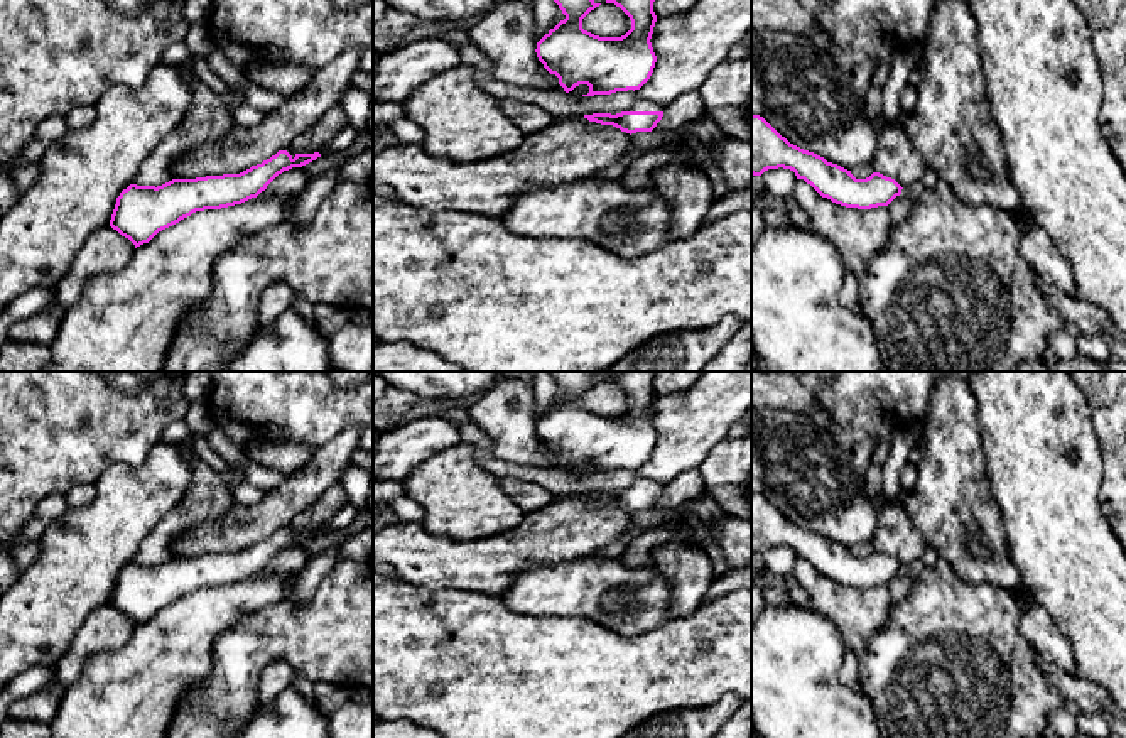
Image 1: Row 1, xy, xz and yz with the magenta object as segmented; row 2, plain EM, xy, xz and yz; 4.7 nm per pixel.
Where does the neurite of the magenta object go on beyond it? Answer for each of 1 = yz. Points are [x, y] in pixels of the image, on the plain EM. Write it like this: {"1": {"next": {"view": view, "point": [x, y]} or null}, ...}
{"1": {"next": null}}

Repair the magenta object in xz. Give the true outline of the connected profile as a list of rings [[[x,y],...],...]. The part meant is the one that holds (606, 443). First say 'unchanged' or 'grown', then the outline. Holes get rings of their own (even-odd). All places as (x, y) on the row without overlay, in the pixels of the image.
unchanged; [[[550,372],[554,380],[559,383],[562,392],[566,393],[554,407],[550,407],[539,421],[537,421],[537,436],[544,442],[544,446],[559,456],[559,463],[566,471],[572,469],[579,463],[587,463],[589,471],[582,475],[594,473],[611,473],[616,469],[640,468],[652,454],[657,434],[652,426],[652,412],[657,400],[657,393],[653,390],[653,380],[657,372],[609,372],[606,375],[606,382],[614,382],[620,385],[631,399],[631,407],[621,415],[599,415],[582,407],[582,397],[599,385],[593,378],[593,372]]]

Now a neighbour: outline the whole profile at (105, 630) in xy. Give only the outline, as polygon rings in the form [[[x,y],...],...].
[[[110,603],[95,610],[76,632],[71,647],[56,664],[56,681],[73,684],[89,657],[120,650],[133,633],[135,623]]]

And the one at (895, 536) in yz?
[[[890,502],[878,512],[873,545],[874,551],[895,557],[901,566],[922,561],[927,547],[903,505]]]

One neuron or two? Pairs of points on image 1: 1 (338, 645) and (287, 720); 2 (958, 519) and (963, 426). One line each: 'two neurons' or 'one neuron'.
1: two neurons
2: one neuron

